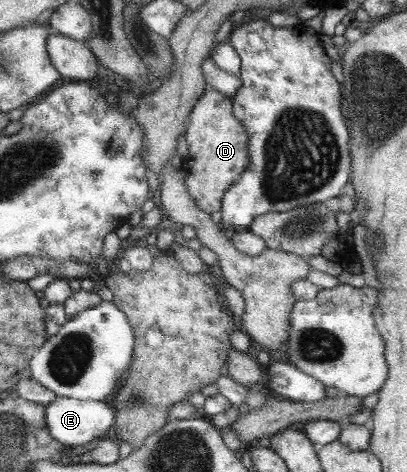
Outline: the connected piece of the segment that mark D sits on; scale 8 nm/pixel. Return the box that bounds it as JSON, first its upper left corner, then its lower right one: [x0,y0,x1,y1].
[180,88,249,215]

